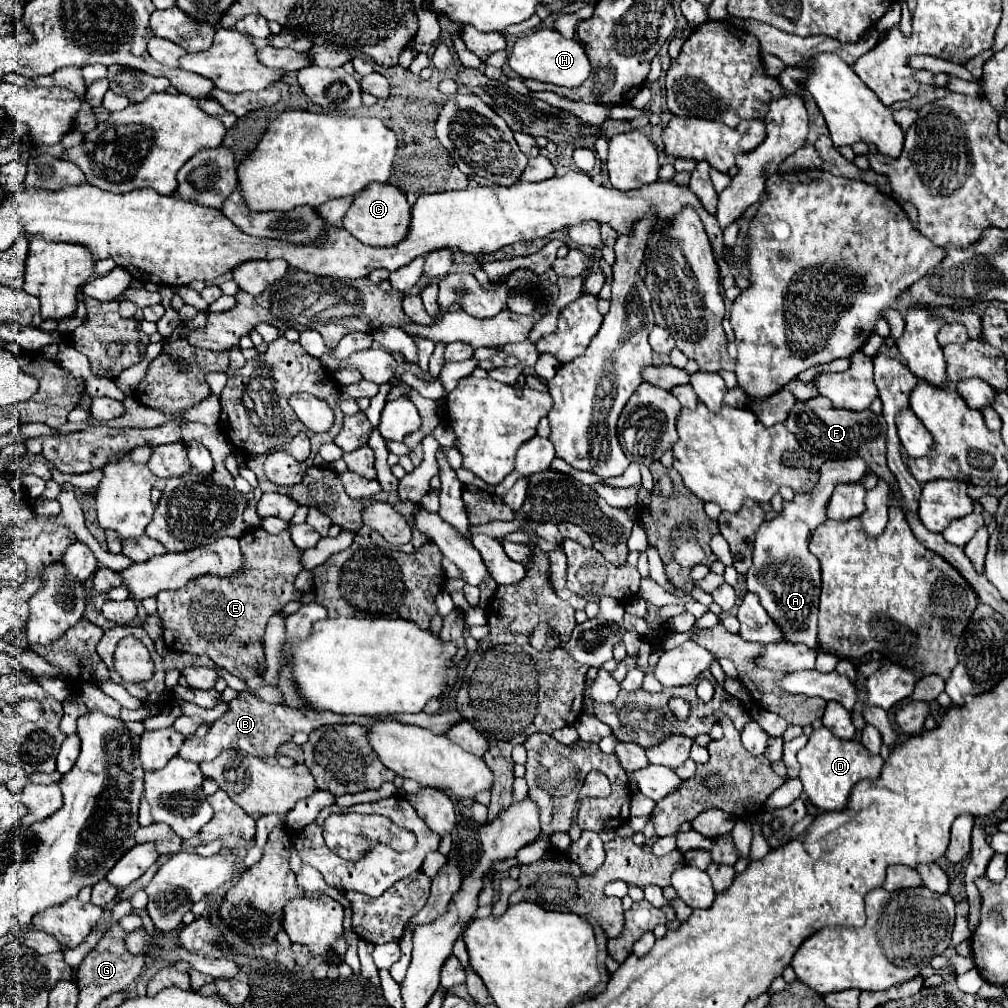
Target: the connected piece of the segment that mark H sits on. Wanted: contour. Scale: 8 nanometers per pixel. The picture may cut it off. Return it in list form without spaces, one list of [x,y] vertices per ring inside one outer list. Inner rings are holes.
[[[537,29],[529,37],[519,39],[509,51],[507,63],[523,79],[535,79],[561,87],[579,87],[591,73],[591,65],[583,45],[577,39],[565,39],[555,29]]]

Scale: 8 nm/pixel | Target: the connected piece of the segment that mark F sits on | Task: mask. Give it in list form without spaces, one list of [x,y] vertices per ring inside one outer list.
[[[815,397],[815,399],[807,399],[807,401],[797,401],[795,407],[791,409],[787,421],[815,421],[815,423],[811,423],[811,437],[795,437],[803,449],[807,449],[813,455],[823,455],[827,459],[845,459],[847,455],[859,455],[861,459],[867,461],[869,469],[877,477],[885,479],[897,491],[899,505],[903,507],[899,487],[897,487],[895,477],[889,471],[887,461],[885,461],[887,425],[883,423],[881,415],[875,415],[871,409],[863,409],[859,413],[847,411],[847,409],[837,409],[831,405],[831,401],[827,397]]]

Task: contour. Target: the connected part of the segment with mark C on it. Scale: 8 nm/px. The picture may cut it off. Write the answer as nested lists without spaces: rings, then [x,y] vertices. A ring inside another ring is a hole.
[[[373,183],[365,191],[361,191],[343,219],[343,227],[353,237],[357,237],[365,245],[379,245],[379,247],[401,243],[407,237],[409,225],[411,225],[411,205],[407,203],[405,195],[389,183],[383,185]]]

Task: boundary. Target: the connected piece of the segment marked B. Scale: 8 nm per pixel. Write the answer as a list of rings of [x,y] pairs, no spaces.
[[[241,693],[239,699],[231,701],[231,709],[217,719],[211,727],[209,733],[203,739],[197,737],[189,737],[179,755],[201,763],[201,761],[211,761],[217,755],[221,755],[227,749],[243,749],[251,755],[259,755],[259,753],[267,753],[267,755],[275,755],[275,749],[289,741],[291,733],[295,731],[305,731],[311,733],[313,729],[321,727],[321,725],[331,725],[331,723],[359,723],[359,725],[367,725],[369,717],[357,717],[357,715],[335,715],[329,711],[297,711],[297,709],[289,709],[283,705],[269,705],[265,701],[259,701],[257,697],[253,697],[251,693]]]

